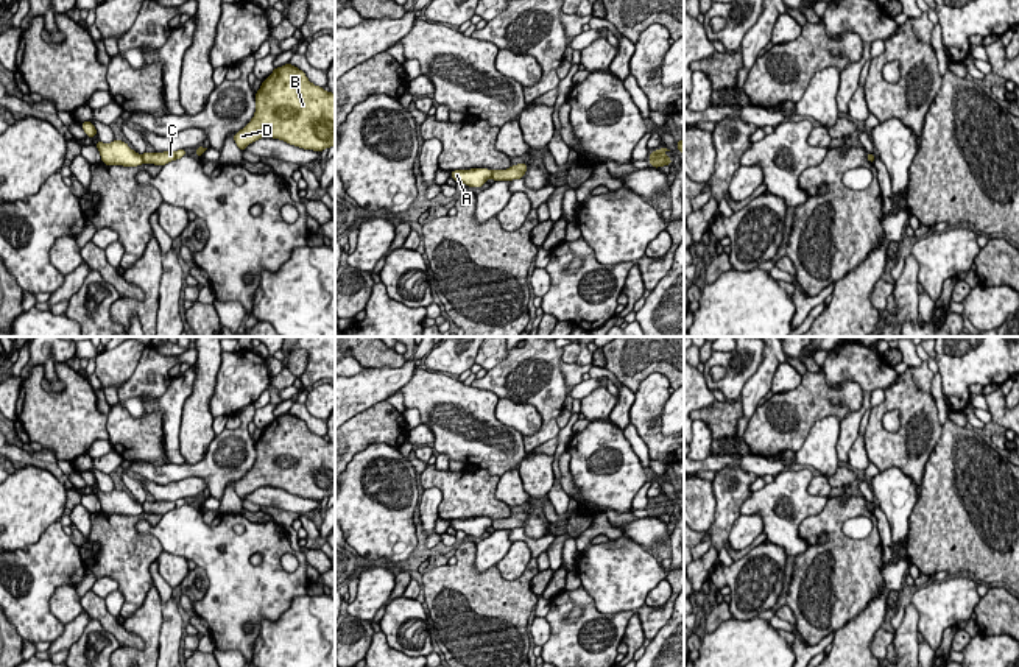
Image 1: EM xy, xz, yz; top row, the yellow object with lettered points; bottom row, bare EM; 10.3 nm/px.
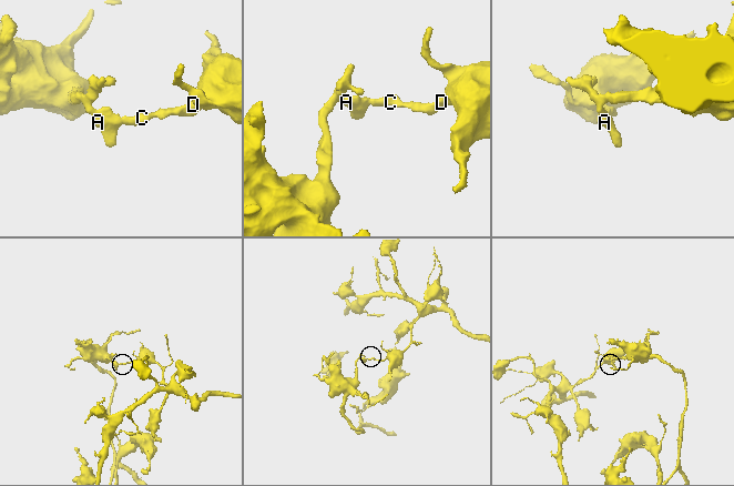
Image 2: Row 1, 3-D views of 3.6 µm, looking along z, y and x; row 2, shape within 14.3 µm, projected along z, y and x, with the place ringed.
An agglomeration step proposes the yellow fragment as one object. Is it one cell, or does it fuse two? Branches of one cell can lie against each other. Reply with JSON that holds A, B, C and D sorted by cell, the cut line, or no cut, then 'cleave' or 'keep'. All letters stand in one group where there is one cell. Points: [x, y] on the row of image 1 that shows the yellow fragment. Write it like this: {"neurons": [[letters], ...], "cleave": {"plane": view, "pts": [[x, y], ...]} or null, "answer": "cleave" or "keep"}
{"neurons": [["A"], ["B", "C", "D"]], "cleave": {"plane": "xy", "pts": [[141, 156], [144, 161]]}, "answer": "cleave"}

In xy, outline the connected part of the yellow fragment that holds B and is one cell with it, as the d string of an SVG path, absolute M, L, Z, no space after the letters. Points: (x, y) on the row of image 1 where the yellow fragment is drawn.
M291 64L274 69L256 92L254 117L234 134L234 140L242 151L262 137L280 139L318 153L335 146L335 94L312 84L305 73Z

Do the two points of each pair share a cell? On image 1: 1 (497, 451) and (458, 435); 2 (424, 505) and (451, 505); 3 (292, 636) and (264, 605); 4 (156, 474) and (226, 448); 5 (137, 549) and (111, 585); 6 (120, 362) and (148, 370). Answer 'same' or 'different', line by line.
1: same
2: different
3: different
4: same
5: different
6: different

